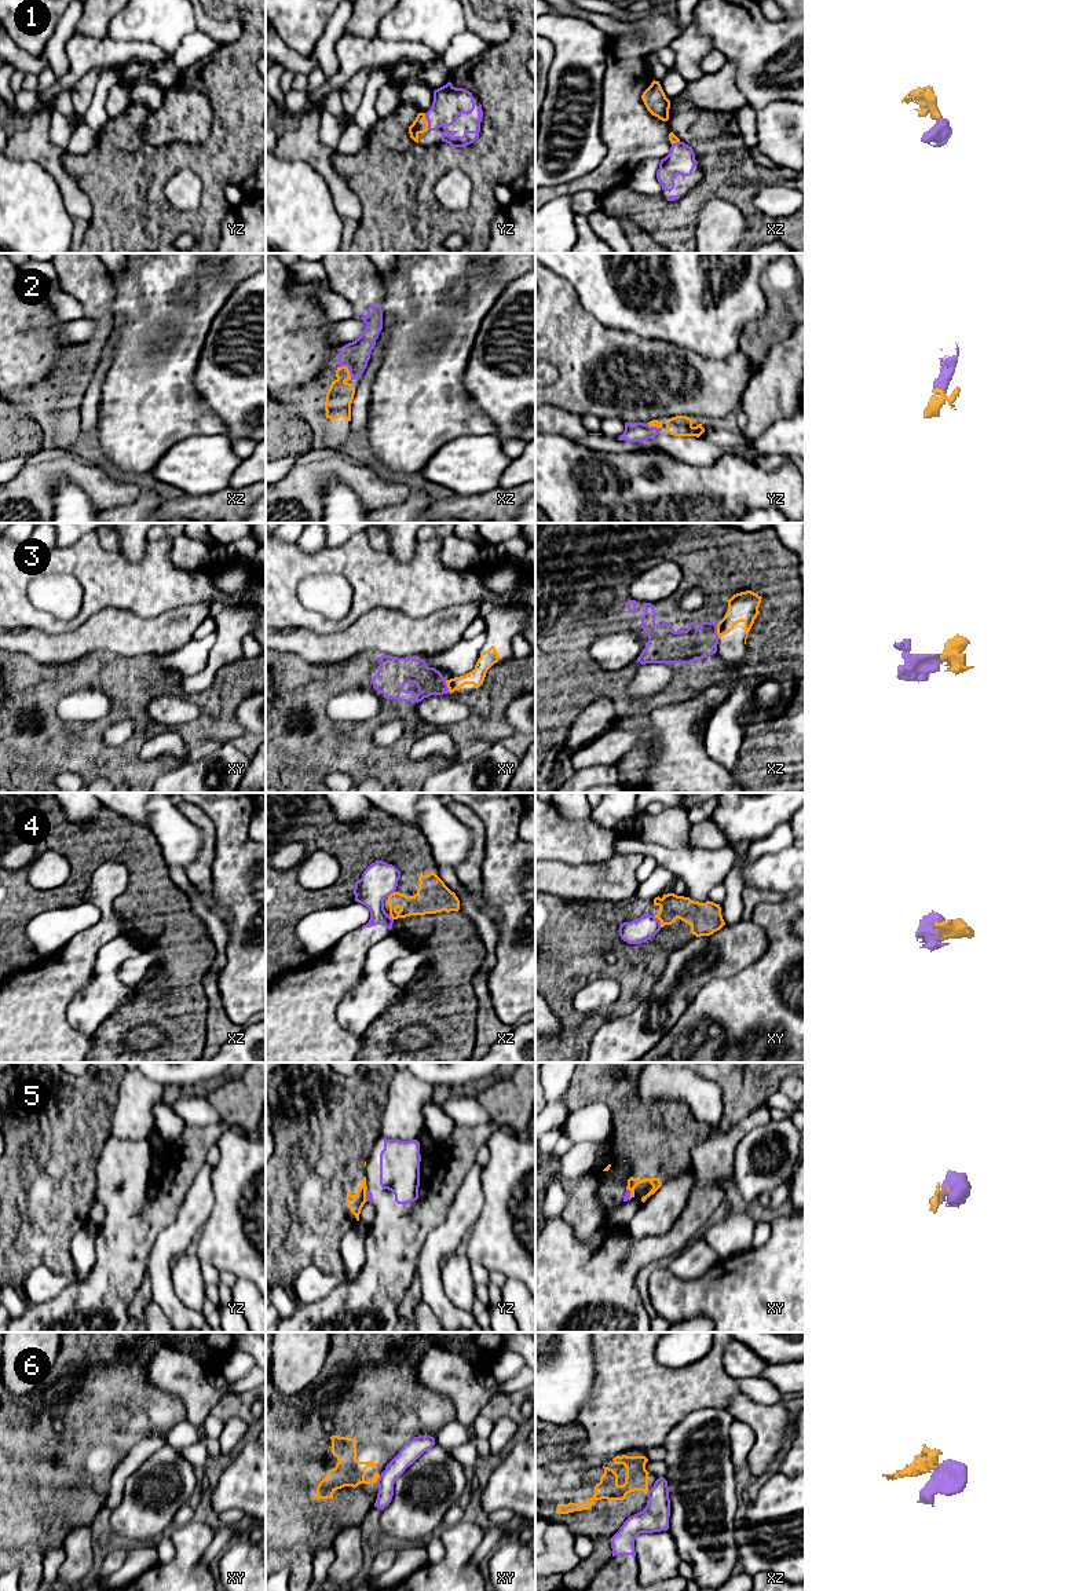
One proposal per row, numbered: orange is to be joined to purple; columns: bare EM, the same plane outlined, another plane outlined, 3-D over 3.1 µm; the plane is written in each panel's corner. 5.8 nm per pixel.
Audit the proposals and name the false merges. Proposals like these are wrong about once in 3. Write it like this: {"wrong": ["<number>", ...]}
{"wrong": ["3", "4", "5", "6"]}

